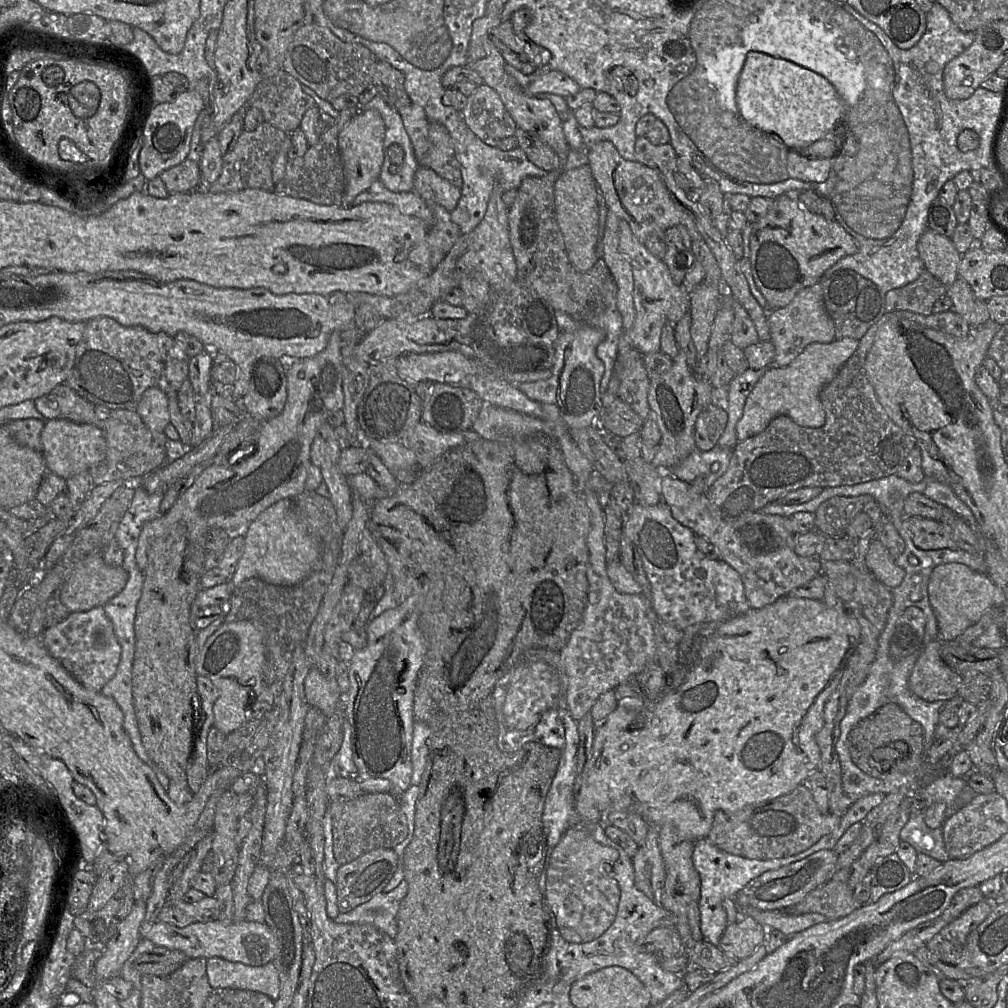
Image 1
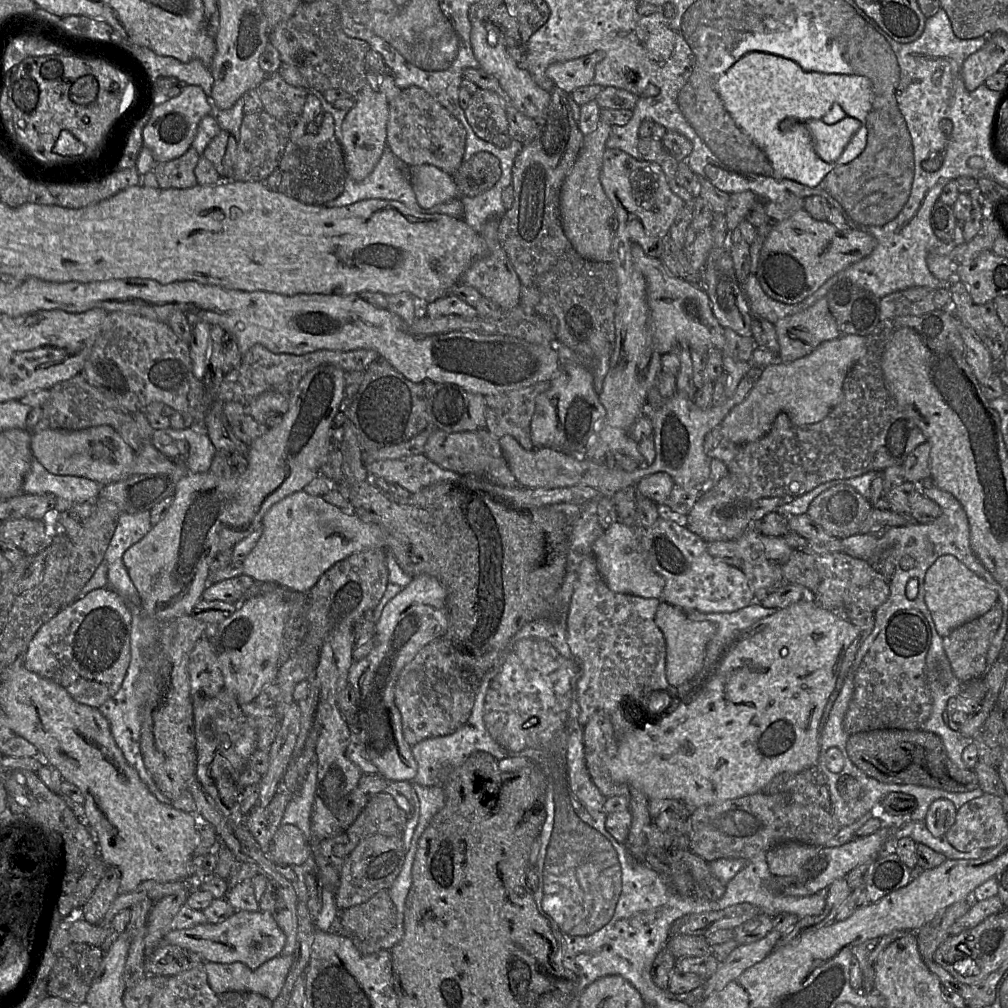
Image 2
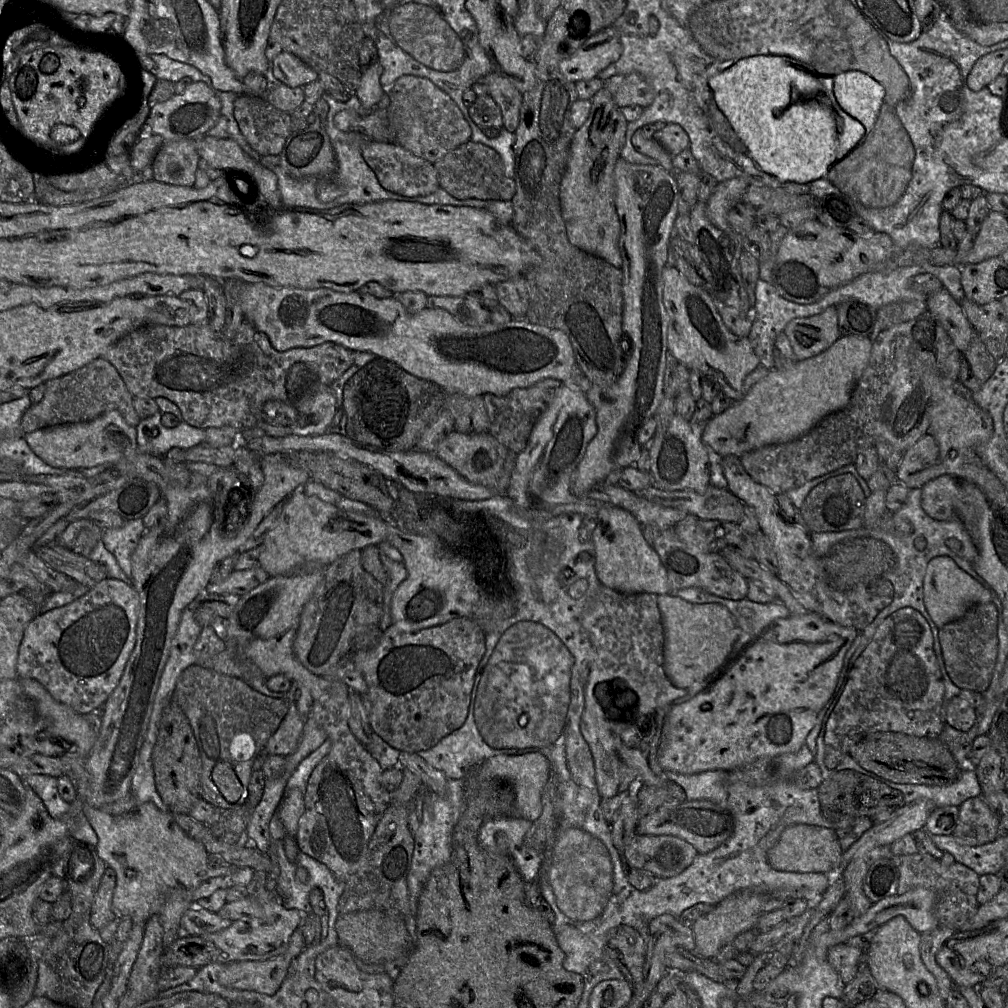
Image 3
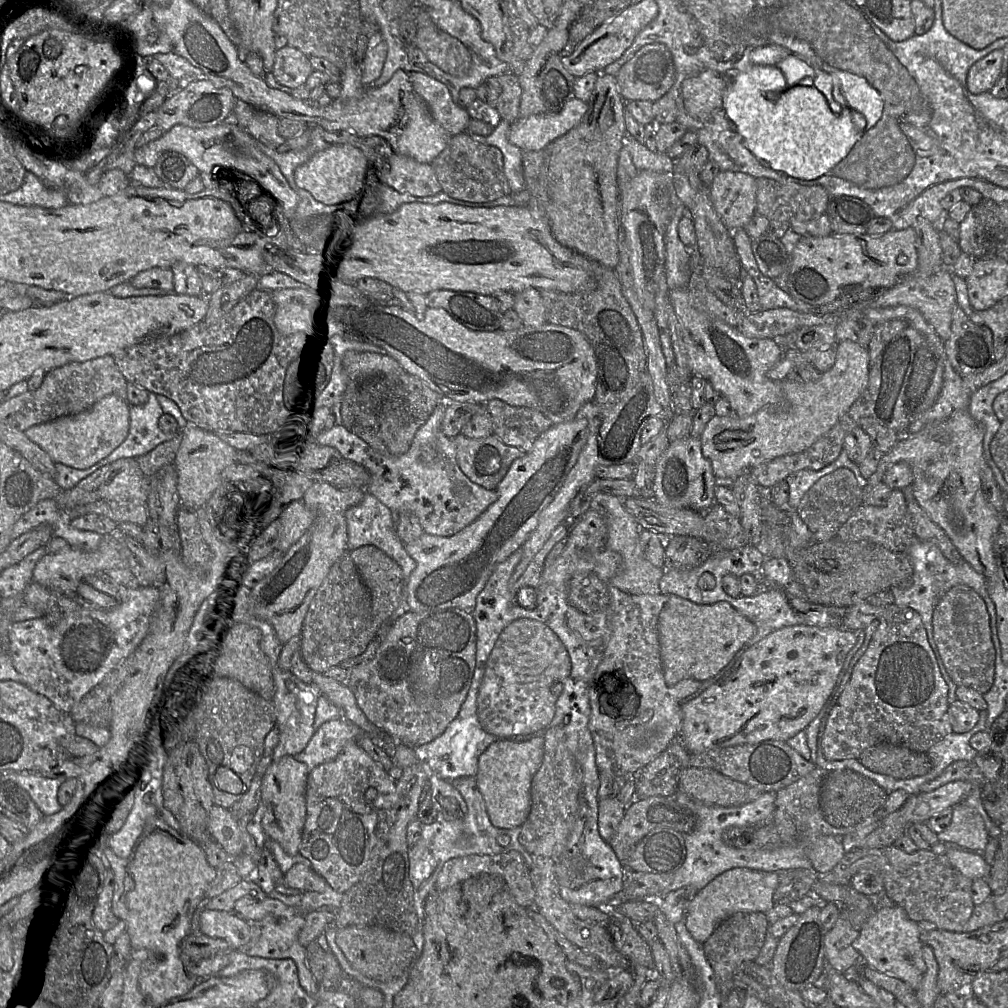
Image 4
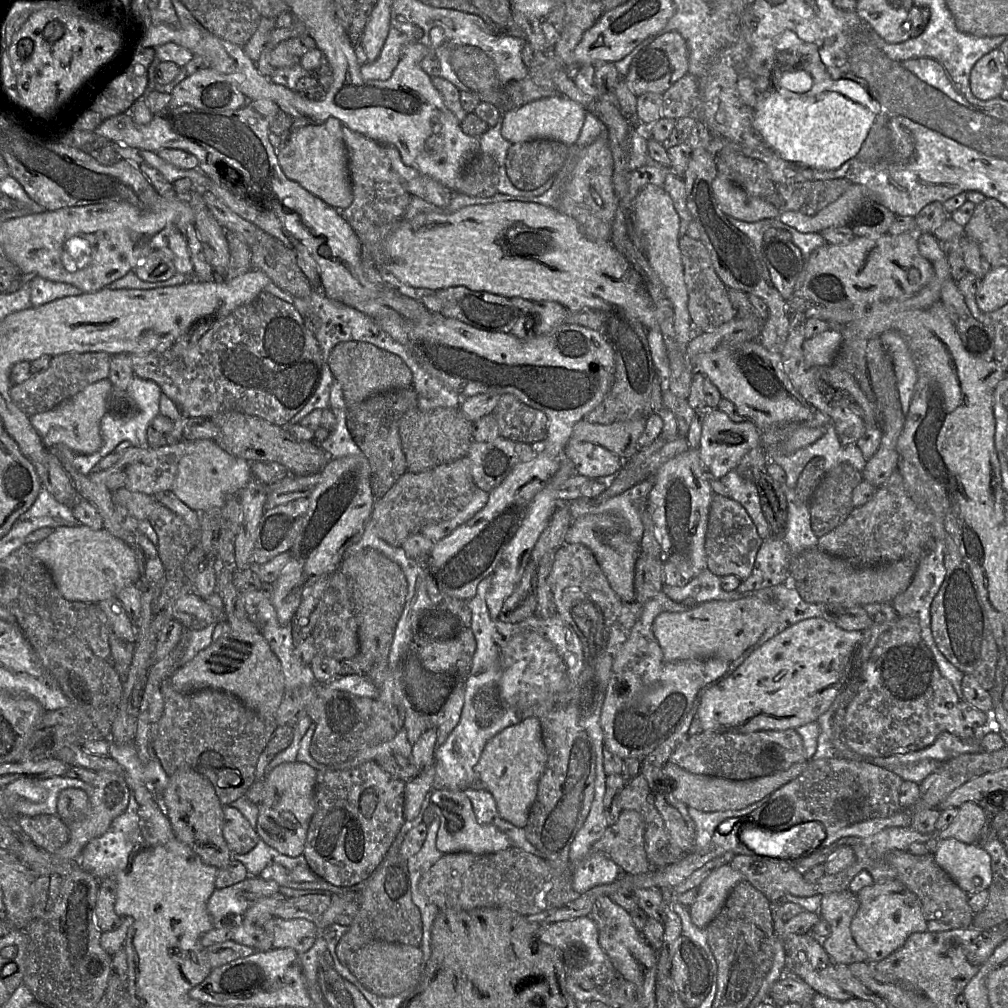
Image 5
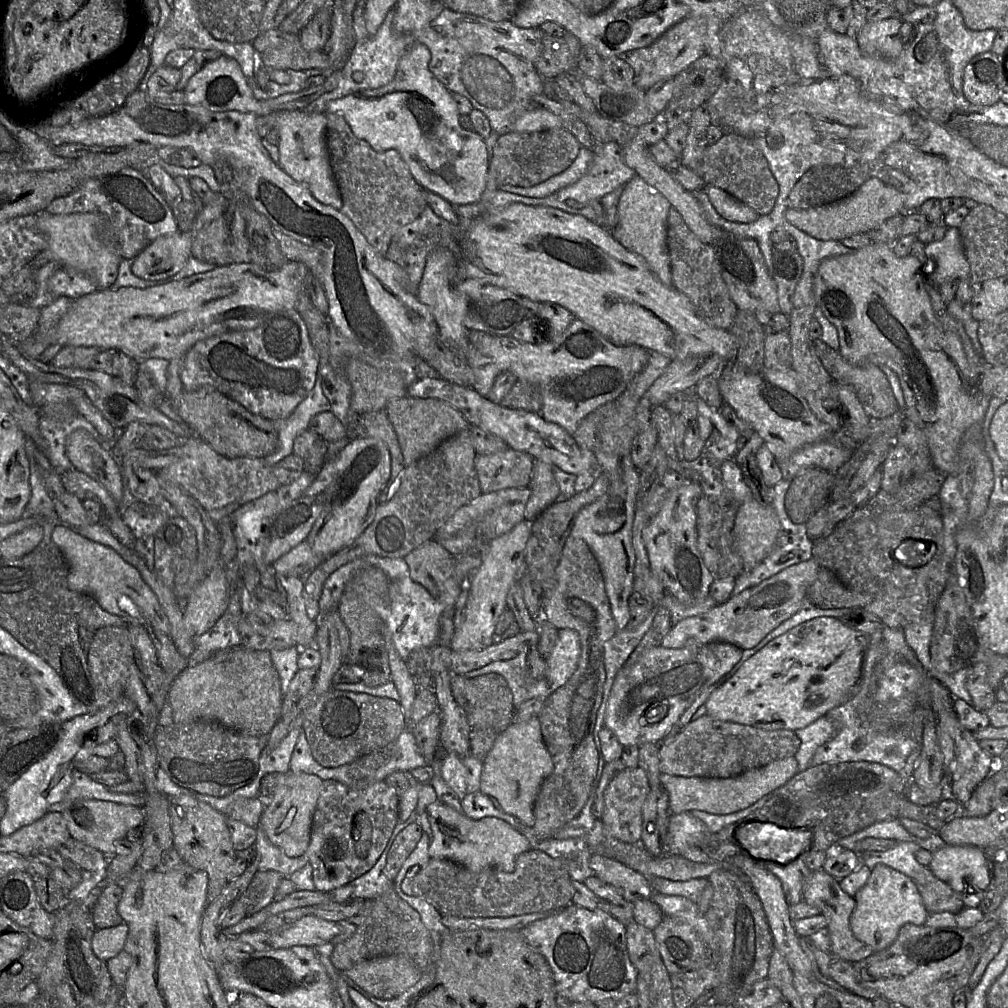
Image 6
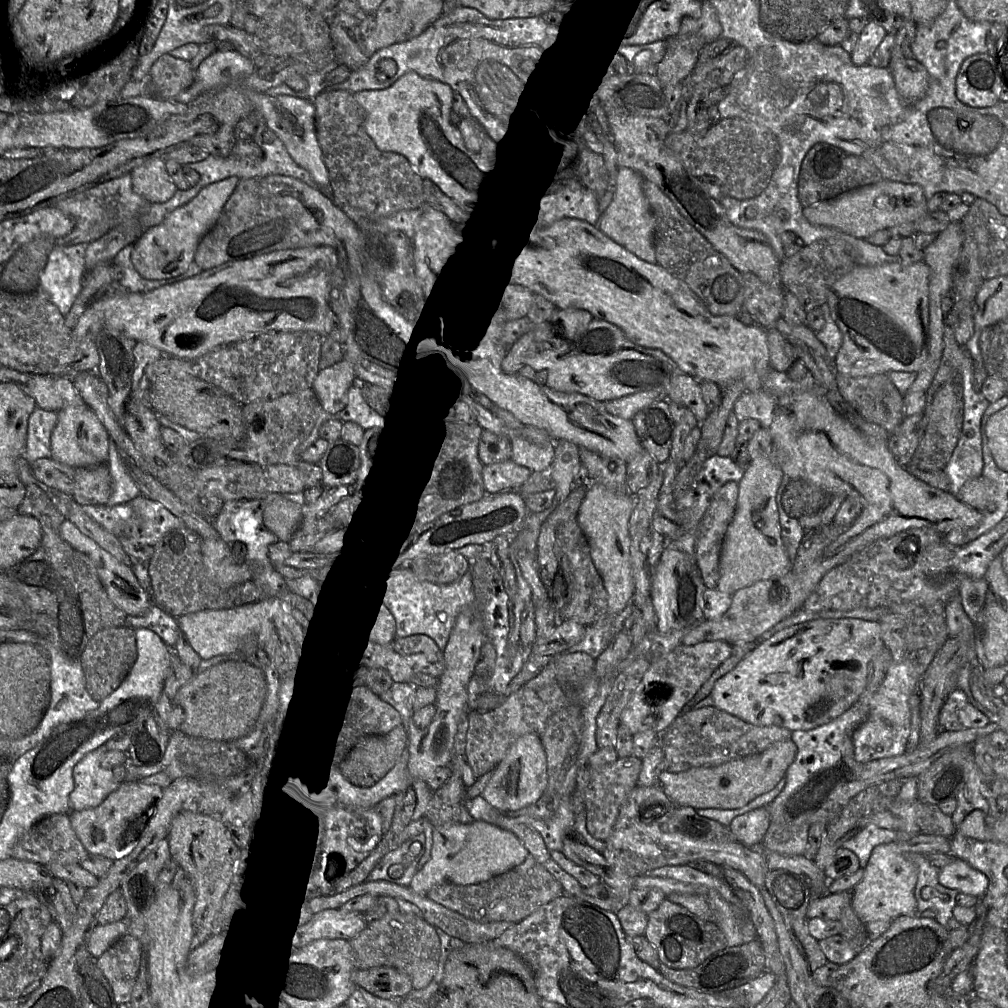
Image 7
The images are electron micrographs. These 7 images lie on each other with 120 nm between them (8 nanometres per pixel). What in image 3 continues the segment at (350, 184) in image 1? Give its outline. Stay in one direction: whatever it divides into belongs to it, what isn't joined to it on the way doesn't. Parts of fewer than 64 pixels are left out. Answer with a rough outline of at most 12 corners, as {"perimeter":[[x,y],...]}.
{"perimeter":[[379,60],[364,68],[354,93],[368,112],[385,94]]}

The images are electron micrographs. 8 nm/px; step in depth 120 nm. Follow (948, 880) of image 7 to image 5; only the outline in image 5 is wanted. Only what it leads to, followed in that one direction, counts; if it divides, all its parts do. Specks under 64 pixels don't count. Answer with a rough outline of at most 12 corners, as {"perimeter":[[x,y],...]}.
{"perimeter":[[941,839],[933,856],[968,895],[989,889],[980,844]]}

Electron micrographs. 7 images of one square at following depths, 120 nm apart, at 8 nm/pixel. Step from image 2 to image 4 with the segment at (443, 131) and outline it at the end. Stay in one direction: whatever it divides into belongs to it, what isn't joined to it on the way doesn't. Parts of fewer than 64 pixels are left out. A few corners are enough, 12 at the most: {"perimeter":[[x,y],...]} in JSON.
{"perimeter":[[409,72],[415,92],[451,136],[467,132],[470,114],[447,85]]}

